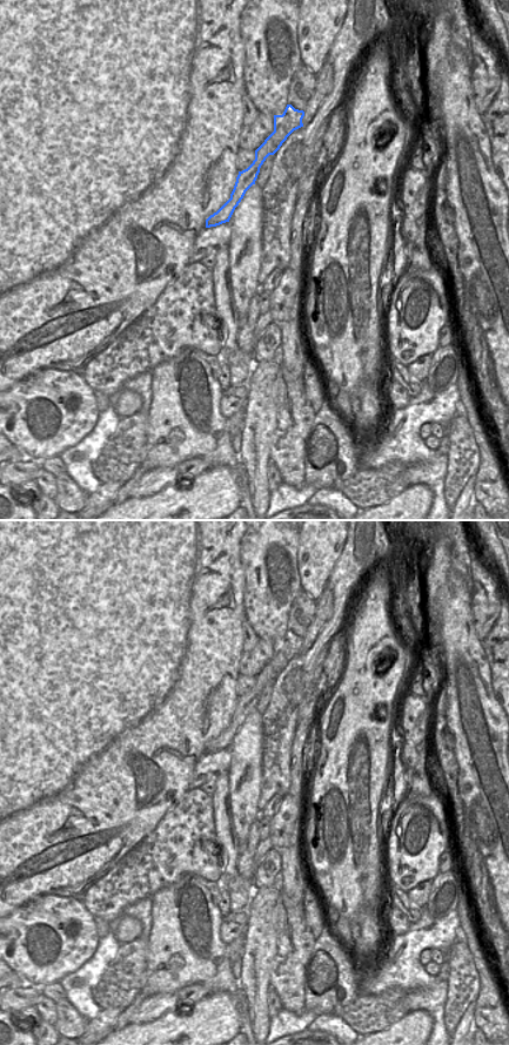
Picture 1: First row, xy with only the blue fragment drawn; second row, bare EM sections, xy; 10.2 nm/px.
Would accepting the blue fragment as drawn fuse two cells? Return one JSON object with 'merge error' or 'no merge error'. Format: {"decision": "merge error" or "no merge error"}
{"decision": "no merge error"}

